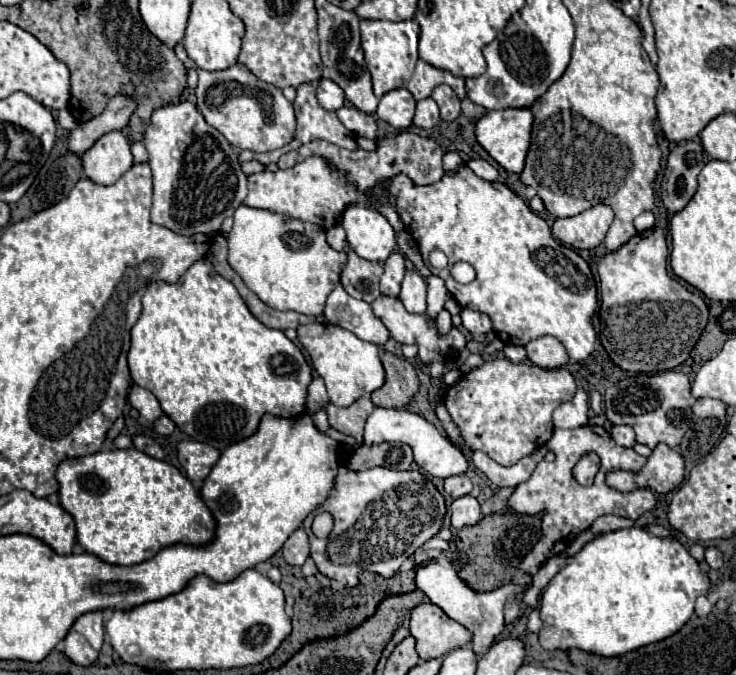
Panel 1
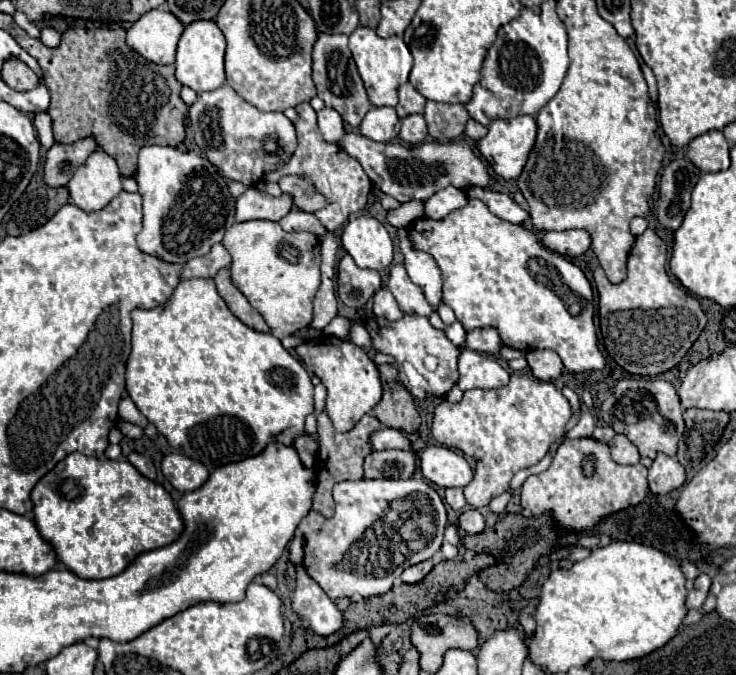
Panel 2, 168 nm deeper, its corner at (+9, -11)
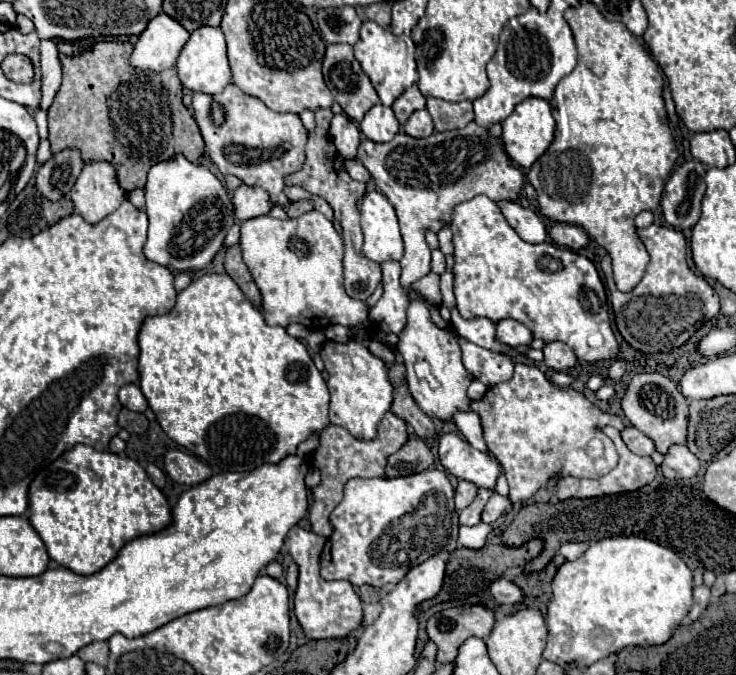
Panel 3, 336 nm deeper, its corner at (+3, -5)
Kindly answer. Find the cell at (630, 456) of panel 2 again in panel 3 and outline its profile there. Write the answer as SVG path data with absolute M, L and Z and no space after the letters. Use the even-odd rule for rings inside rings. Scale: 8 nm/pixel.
M627 427L623 433L623 441L625 445L635 453L635 455L651 455L655 451L655 443L653 439L649 439L645 433L641 433L639 429L635 427Z

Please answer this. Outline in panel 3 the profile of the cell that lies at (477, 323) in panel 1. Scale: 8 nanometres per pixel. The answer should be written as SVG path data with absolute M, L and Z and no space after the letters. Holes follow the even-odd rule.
M503 319L497 323L497 341L505 343L509 347L531 345L533 335L523 323L519 323L515 319Z

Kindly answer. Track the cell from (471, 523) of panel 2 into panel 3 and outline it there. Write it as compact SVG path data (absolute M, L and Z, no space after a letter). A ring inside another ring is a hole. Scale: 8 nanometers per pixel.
M493 493L491 499L489 499L487 505L485 505L483 523L495 523L501 515L511 513L511 511L513 511L513 503L509 501L509 497L503 497L503 495L499 495L499 493Z

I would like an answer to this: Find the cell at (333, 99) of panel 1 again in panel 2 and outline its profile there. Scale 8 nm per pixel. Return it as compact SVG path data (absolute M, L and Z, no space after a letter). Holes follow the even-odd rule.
M323 107L319 113L317 113L317 121L319 121L319 129L323 133L323 139L329 141L329 143L339 143L341 135L345 133L345 127L343 127L343 119L337 111L329 109L329 107Z

